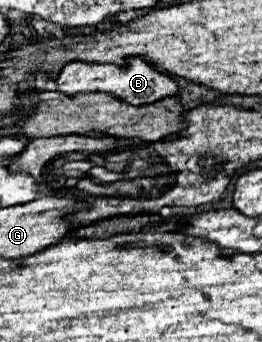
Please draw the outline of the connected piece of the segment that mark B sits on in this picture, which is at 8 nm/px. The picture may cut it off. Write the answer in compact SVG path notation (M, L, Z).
M129 58L125 66L117 64L87 64L85 70L61 70L61 74L55 78L57 90L63 94L79 94L79 92L107 92L117 96L119 100L127 104L151 104L157 102L159 98L165 96L175 96L177 94L177 84L169 74L163 74L155 70L149 62L143 58Z

